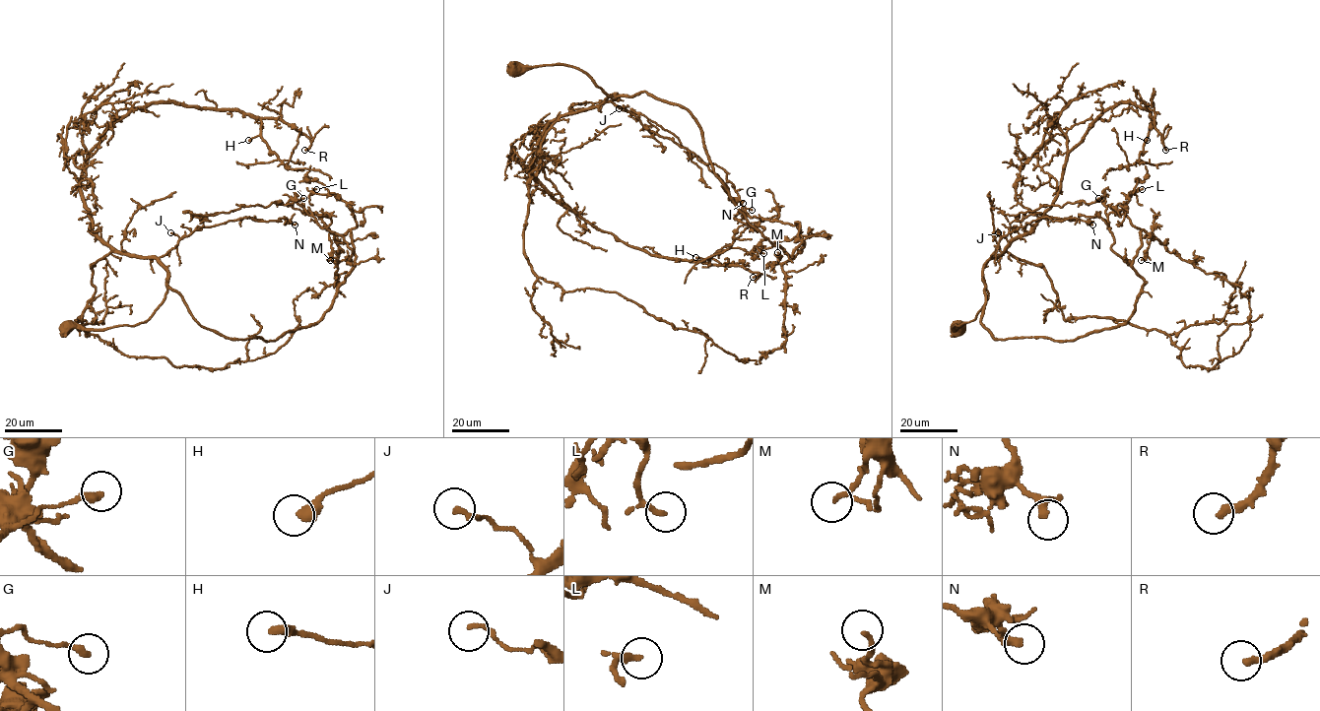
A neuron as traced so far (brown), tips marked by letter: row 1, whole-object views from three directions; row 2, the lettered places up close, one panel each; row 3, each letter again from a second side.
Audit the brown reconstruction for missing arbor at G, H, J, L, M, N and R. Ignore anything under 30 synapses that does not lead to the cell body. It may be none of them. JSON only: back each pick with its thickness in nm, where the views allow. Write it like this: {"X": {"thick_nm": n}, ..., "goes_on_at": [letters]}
{"R": {"thick_nm": 280}, "goes_on_at": ["R"]}

